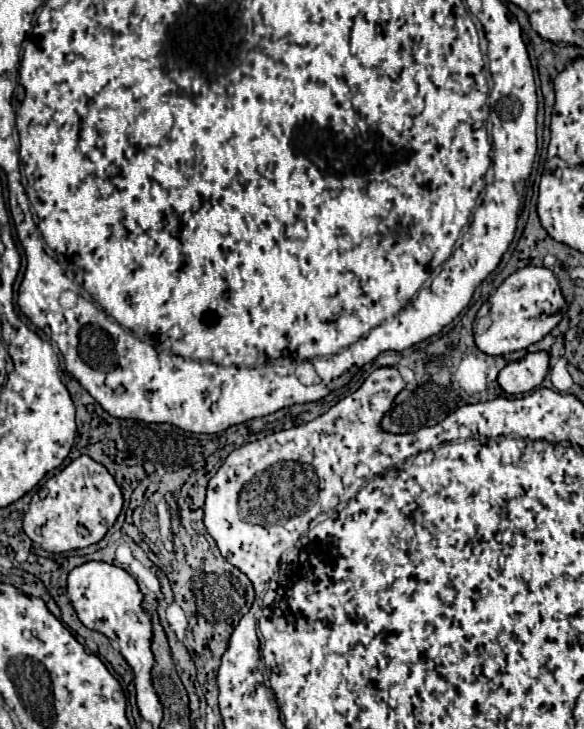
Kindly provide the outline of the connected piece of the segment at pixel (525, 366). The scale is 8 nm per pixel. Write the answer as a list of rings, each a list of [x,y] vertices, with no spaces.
[[[534,352],[526,354],[520,362],[510,362],[506,368],[498,374],[498,384],[506,394],[526,394],[538,384],[542,384],[544,376],[548,372],[548,354],[546,352]]]

